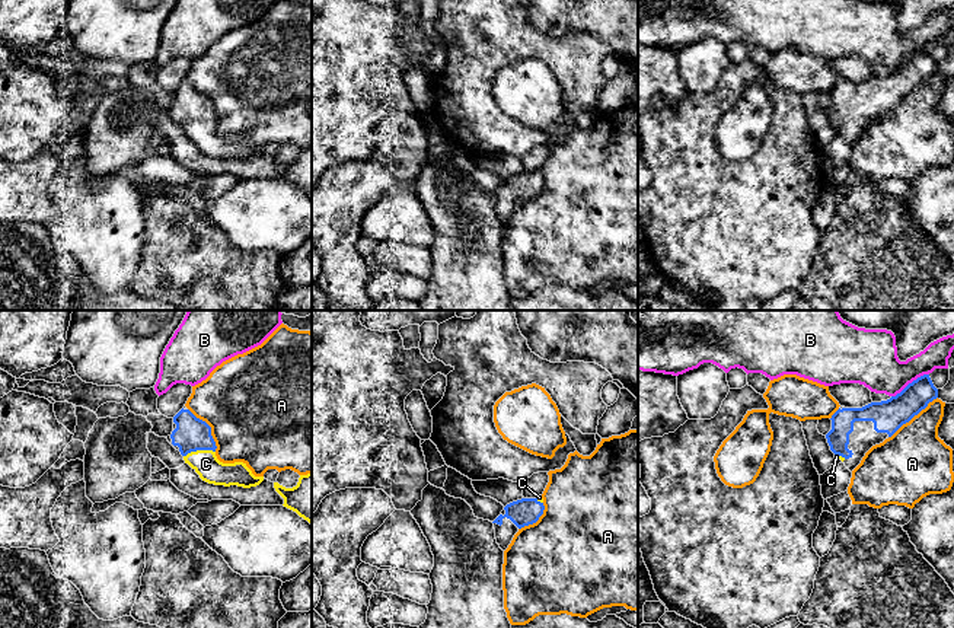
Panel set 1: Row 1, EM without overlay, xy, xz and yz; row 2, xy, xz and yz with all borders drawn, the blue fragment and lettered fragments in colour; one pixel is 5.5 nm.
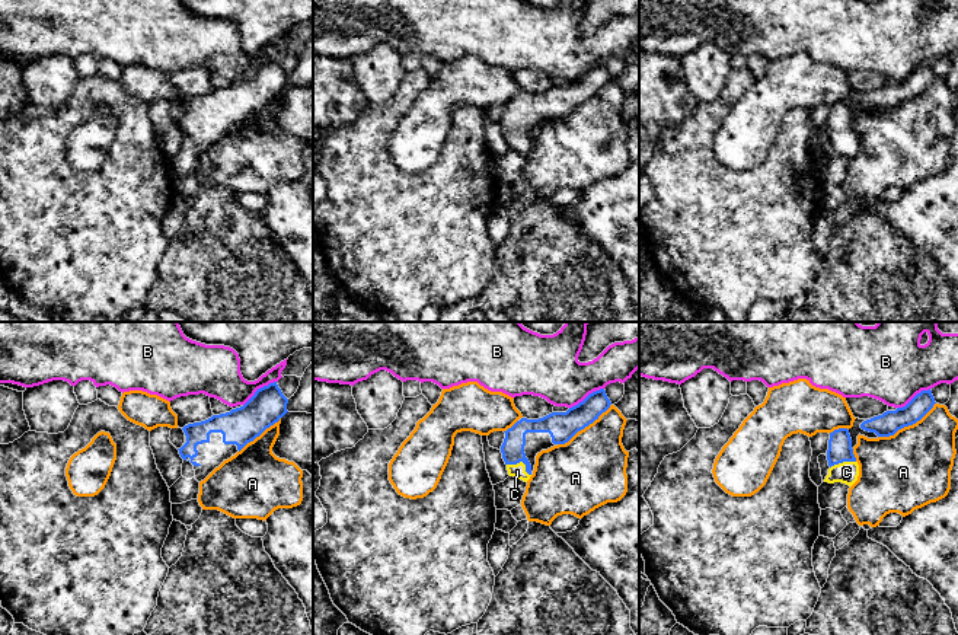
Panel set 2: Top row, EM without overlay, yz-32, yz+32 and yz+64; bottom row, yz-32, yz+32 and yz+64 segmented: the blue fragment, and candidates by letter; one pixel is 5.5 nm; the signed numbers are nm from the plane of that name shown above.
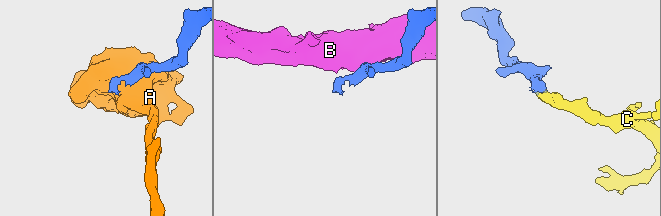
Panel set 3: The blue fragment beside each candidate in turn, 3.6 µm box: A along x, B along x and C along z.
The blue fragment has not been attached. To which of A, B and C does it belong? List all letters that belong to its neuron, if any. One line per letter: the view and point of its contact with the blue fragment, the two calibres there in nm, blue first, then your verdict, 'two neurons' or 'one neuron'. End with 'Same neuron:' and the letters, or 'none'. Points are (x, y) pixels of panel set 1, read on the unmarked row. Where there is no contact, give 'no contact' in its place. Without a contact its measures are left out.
A: meets blue in yz at (912, 91); 180 nm thick on the blue side, 380 nm on the other; two neurons
B: meets blue in yz at (909, 57); 180 nm thick on the blue side, 280 nm on the other; two neurons
C: meets blue in xy at (198, 123); 190 nm thick on the blue side, 140 nm on the other; one neuron
Same neuron: C

